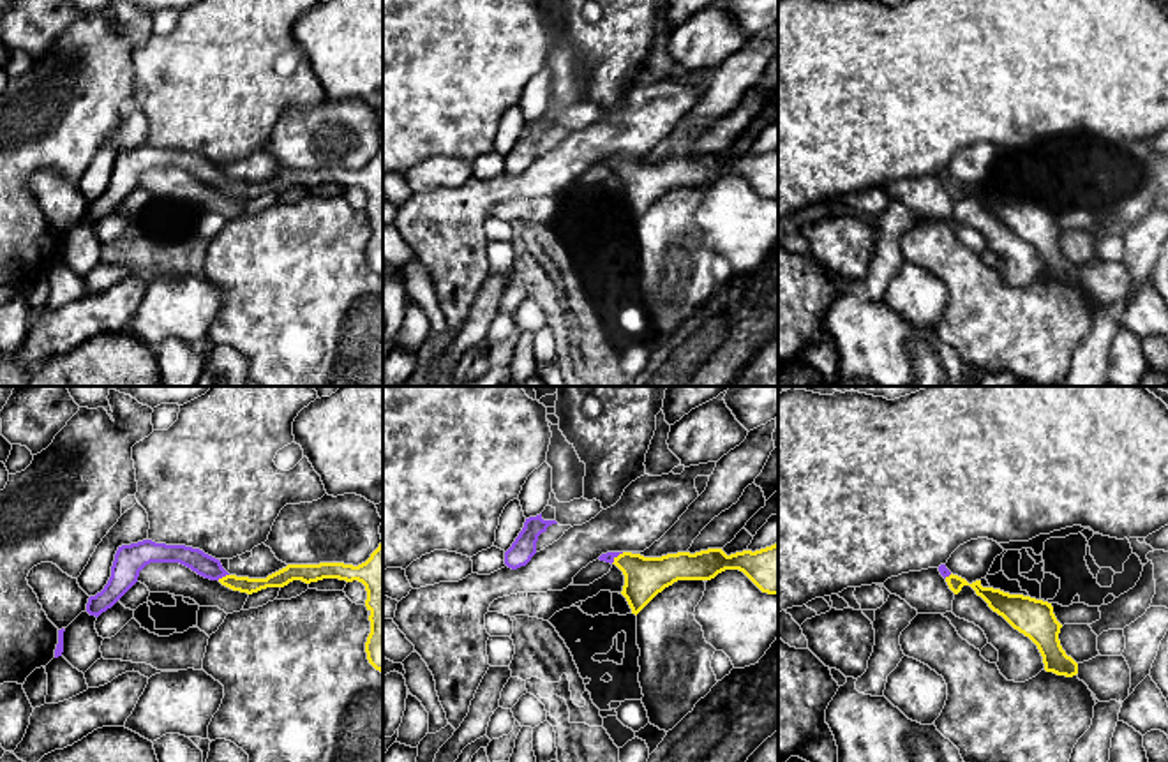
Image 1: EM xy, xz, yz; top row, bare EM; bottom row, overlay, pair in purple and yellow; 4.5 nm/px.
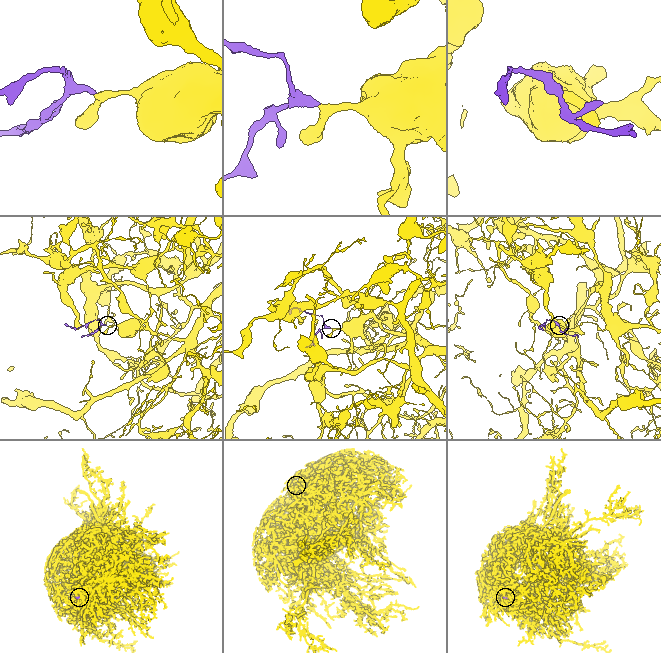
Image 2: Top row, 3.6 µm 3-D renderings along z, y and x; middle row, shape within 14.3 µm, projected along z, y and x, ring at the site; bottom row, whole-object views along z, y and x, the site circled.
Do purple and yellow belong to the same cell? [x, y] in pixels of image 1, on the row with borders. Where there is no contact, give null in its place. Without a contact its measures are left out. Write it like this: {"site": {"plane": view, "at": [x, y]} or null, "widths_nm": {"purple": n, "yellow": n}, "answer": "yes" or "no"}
{"site": {"plane": "xy", "at": [223, 575]}, "widths_nm": {"purple": 100, "yellow": 80}, "answer": "yes"}

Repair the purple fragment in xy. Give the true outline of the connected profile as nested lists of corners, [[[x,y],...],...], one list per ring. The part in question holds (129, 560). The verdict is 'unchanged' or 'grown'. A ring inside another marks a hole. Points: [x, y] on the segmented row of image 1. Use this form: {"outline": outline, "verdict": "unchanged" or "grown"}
{"outline": [[[143,540],[118,547],[111,577],[101,593],[88,598],[86,612],[99,617],[111,609],[138,582],[139,572],[150,563],[180,563],[205,579],[219,580],[222,586],[247,594],[266,587],[284,587],[293,580],[305,584],[323,579],[358,580],[365,586],[365,607],[371,612],[371,633],[365,642],[367,660],[383,674],[383,542],[358,566],[344,563],[288,564],[266,579],[249,579],[229,575],[219,559],[199,549]]], "verdict": "grown"}

